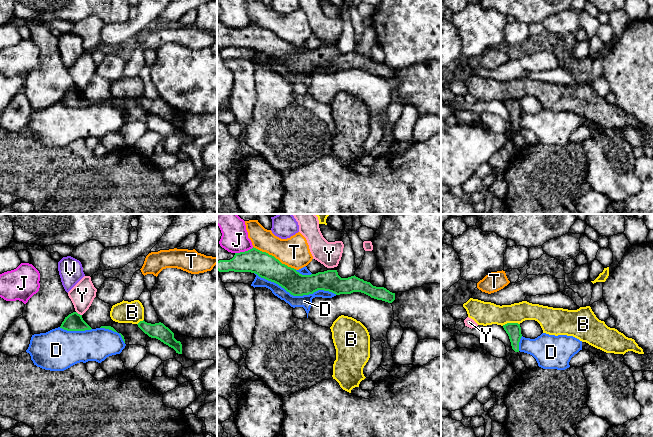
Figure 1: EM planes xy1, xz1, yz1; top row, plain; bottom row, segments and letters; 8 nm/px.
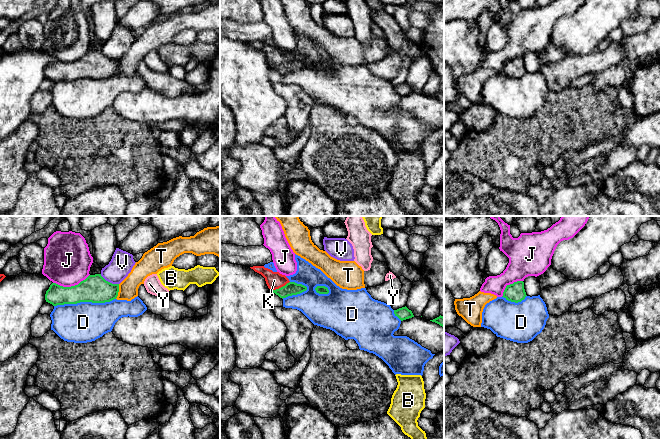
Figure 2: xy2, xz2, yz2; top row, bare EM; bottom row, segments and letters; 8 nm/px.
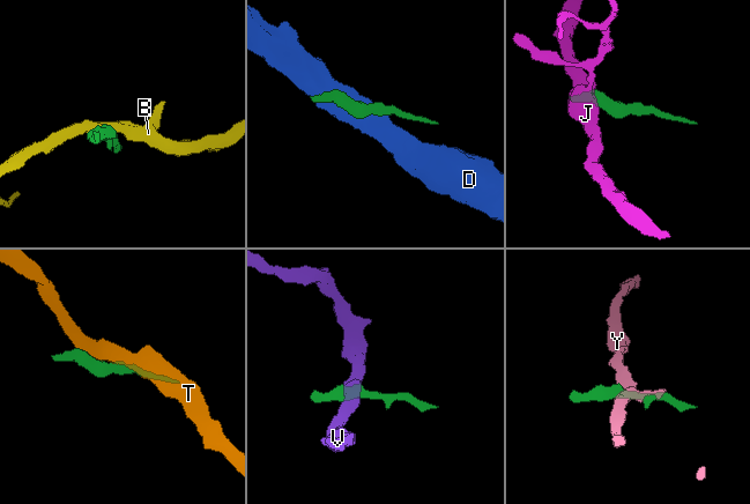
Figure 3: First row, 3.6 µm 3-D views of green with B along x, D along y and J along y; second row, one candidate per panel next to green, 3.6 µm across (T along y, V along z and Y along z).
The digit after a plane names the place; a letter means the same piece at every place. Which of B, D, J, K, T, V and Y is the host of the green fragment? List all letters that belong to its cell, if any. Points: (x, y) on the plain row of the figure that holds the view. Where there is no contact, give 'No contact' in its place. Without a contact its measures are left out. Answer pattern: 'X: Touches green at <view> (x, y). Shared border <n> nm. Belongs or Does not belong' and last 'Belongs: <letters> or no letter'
B: Touches green at yz1 (510, 99). Shared border 140 nm. Does not belong
D: Touches green at xz1 (295, 71). Shared border 700 nm. Does not belong
J: Touches green at xy2 (71, 62). Shared border 300 nm. Does not belong
K: Touches green at xz2 (281, 63). Shared border 160 nm. Belongs
T: Touches green at xz1 (274, 33). Shared border 400 nm. Does not belong
V: Touches green at xy2 (109, 58). Shared border 170 nm. Does not belong
Y: Touches green at xy1 (79, 90). Shared border 60 nm. Does not belong
Belongs: K

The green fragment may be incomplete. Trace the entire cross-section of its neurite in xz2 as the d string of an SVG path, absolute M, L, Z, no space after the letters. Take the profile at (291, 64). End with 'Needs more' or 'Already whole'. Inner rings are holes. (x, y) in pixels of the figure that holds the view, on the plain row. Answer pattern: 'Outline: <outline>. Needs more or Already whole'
Outline: M253 42L250 44L261 50L265 54L268 64L282 75L307 66L306 62L290 58L285 51L279 48L273 48L264 42Z. Needs more

